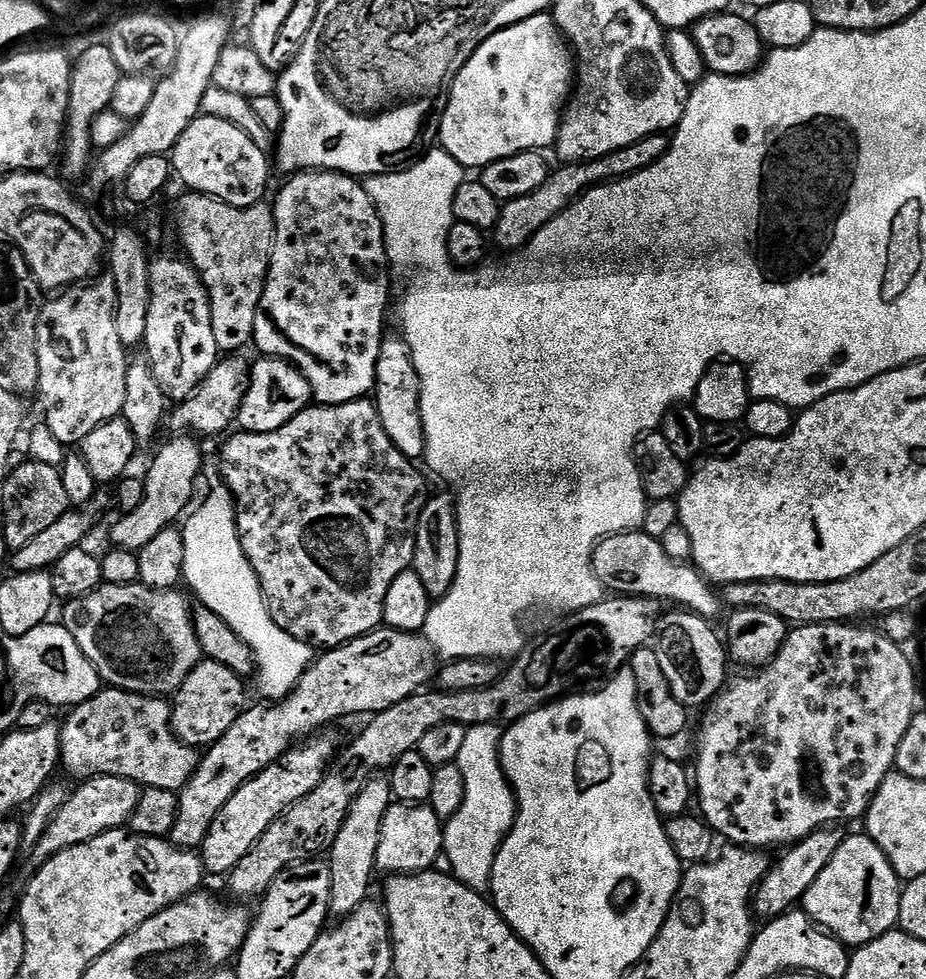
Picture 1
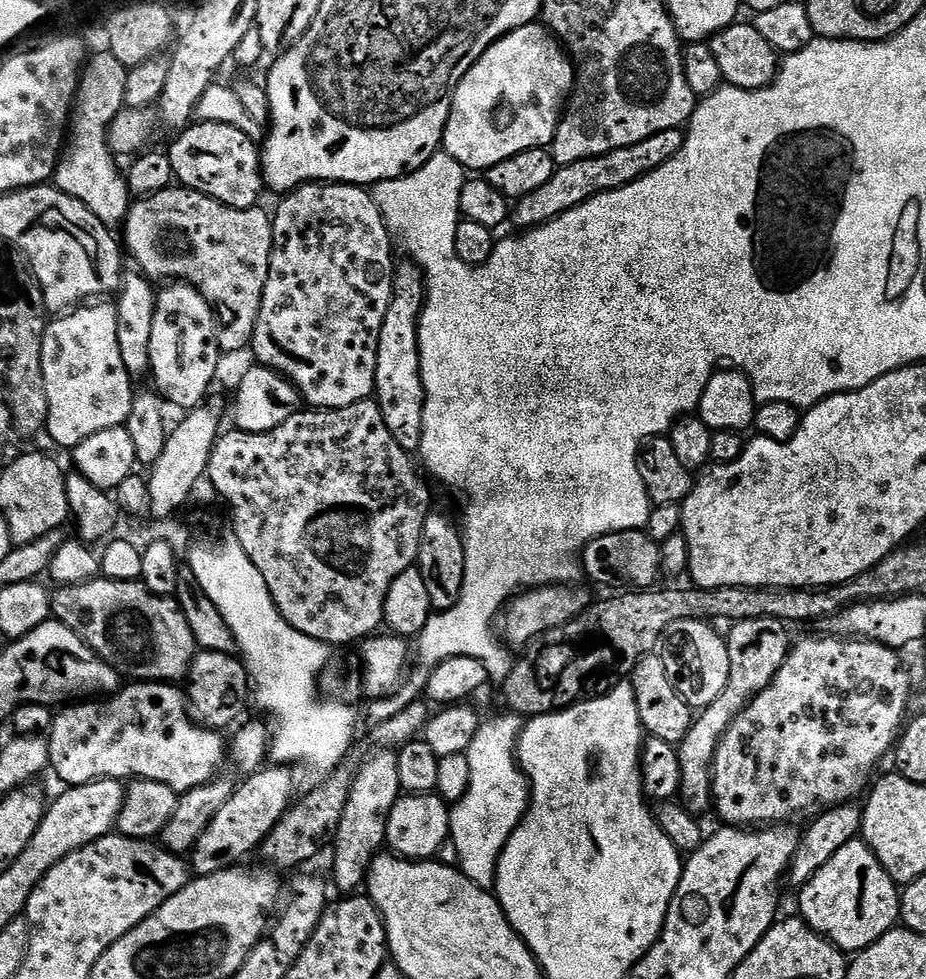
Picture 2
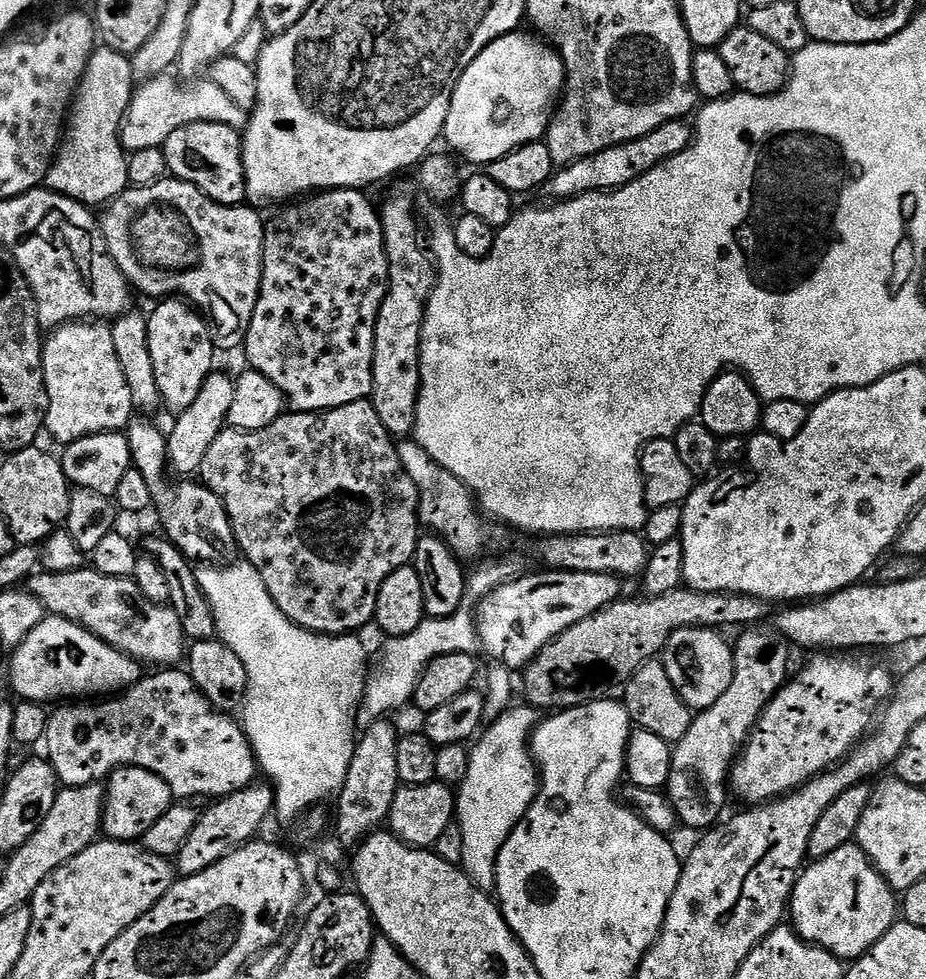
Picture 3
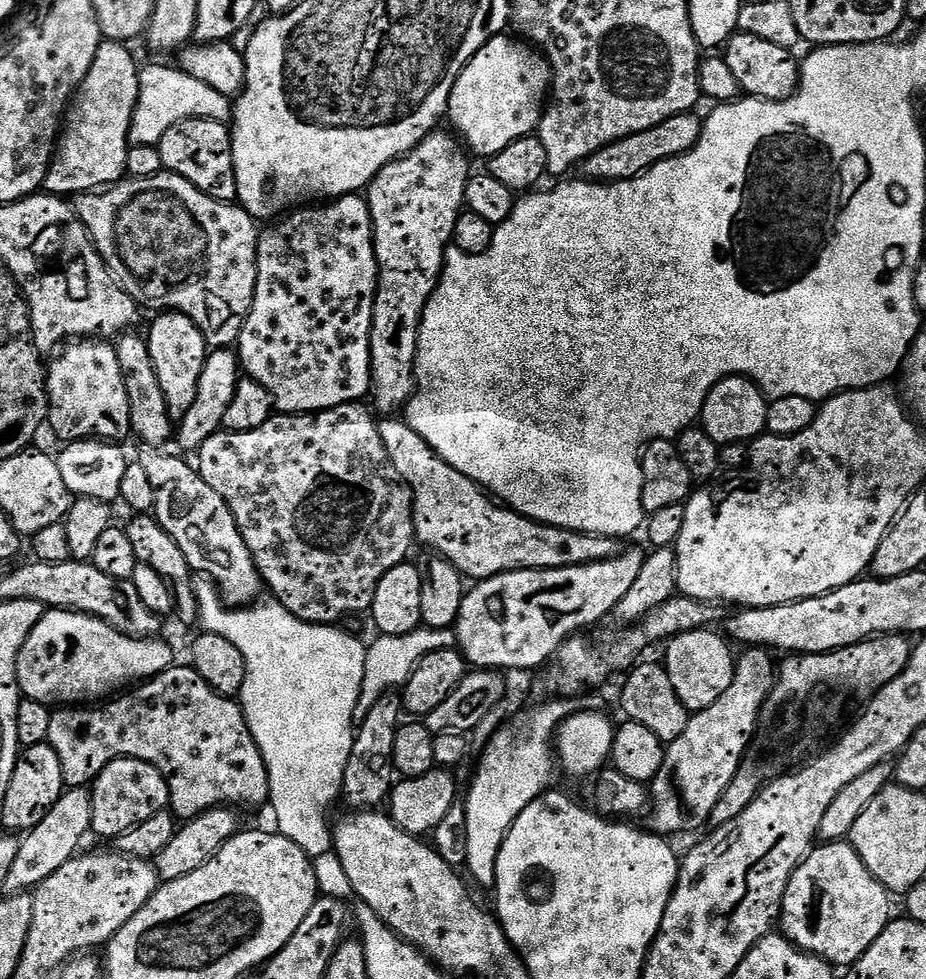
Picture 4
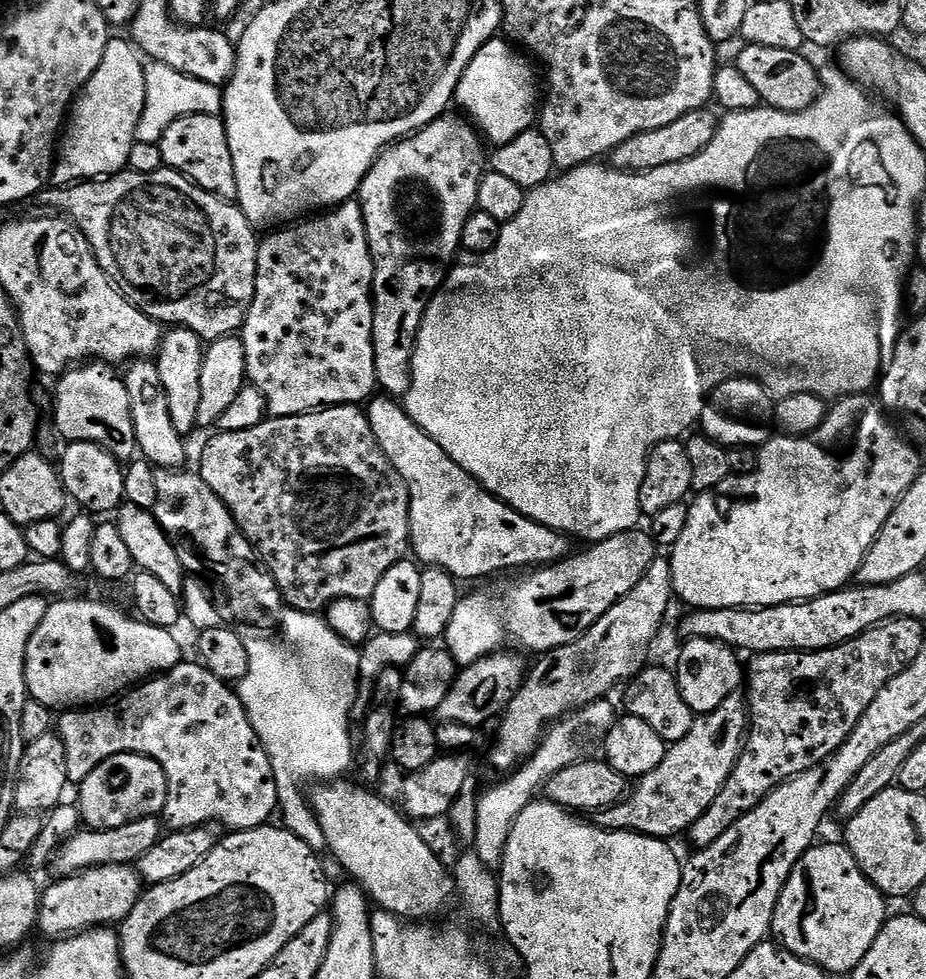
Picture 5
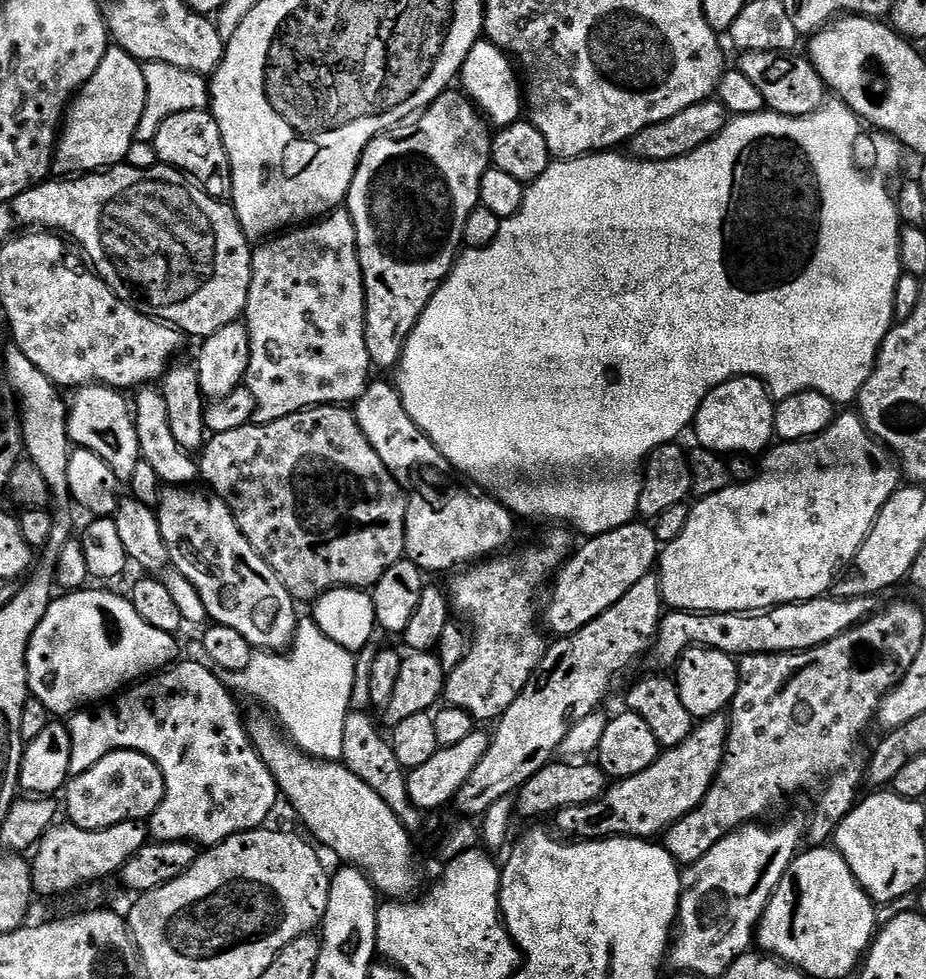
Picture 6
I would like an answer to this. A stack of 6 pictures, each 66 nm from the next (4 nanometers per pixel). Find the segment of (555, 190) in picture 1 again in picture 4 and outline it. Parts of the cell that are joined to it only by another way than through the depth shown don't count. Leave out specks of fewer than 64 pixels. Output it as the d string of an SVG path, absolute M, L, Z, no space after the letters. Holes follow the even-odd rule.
M695 111L683 112L666 118L666 122L658 126L650 126L650 130L642 130L618 142L610 142L610 146L602 146L602 150L590 154L582 162L583 175L593 182L632 180L635 176L643 176L658 162L691 152L700 141L700 135L704 129L704 120L696 115Z

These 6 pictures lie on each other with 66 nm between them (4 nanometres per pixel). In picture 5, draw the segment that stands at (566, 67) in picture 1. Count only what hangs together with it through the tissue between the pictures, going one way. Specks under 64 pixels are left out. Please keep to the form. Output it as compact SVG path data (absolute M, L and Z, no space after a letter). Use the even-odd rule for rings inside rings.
M507 39L487 40L466 66L456 87L455 103L461 104L463 115L485 137L499 146L529 131L538 116L538 92L536 96L536 72L528 65L529 57L521 54Z

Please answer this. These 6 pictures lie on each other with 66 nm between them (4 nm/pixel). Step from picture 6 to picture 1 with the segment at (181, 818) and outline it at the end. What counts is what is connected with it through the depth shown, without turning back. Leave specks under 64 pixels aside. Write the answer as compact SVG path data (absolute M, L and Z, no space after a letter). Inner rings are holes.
M101 687L100 692L86 702L75 705L62 720L60 729L60 762L63 771L72 776L117 776L133 780L144 788L157 788L179 793L186 782L196 773L198 752L176 737L172 728L172 706L165 697L143 696L121 688Z

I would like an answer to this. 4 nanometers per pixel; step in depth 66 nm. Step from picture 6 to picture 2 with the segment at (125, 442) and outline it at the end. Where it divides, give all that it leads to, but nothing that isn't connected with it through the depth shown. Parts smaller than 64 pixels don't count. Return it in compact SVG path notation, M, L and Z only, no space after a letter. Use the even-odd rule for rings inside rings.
M88 302L73 307L49 319L44 326L40 361L48 403L46 436L65 450L76 448L83 440L102 430L124 426L131 412L134 378L126 370L126 362L122 362L122 350L118 350L118 314L115 303L104 303L108 302Z

